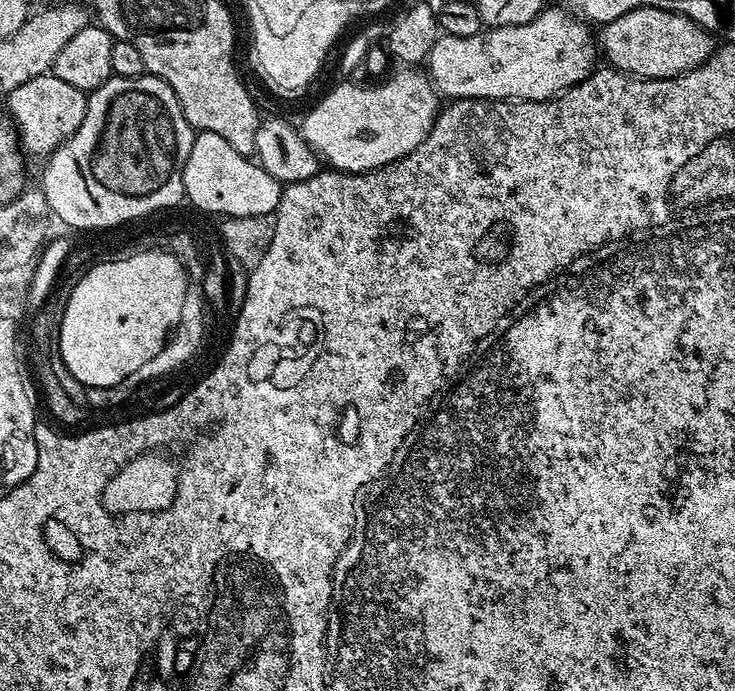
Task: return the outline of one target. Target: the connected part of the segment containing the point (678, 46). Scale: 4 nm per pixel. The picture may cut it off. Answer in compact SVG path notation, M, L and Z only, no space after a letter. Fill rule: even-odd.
M635 8L598 32L598 48L609 65L617 72L646 80L665 80L685 76L702 66L712 56L714 37L702 26L677 12L661 8Z

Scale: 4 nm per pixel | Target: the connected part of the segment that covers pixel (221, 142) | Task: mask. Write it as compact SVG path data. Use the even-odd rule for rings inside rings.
M197 131L192 137L190 154L186 158L184 167L184 194L187 203L192 203L194 207L201 208L204 212L217 212L217 217L226 216L270 216L275 213L280 205L280 194L282 185L280 181L274 179L270 174L266 174L259 162L255 159L238 154L226 138L218 138L218 134Z

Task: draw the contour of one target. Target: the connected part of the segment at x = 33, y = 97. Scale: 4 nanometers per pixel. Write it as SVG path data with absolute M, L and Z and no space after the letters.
M45 74L30 78L30 82L22 82L18 90L8 93L6 103L6 112L18 133L21 149L29 157L32 155L47 158L82 122L88 96L70 86L70 82L62 82L62 78Z

